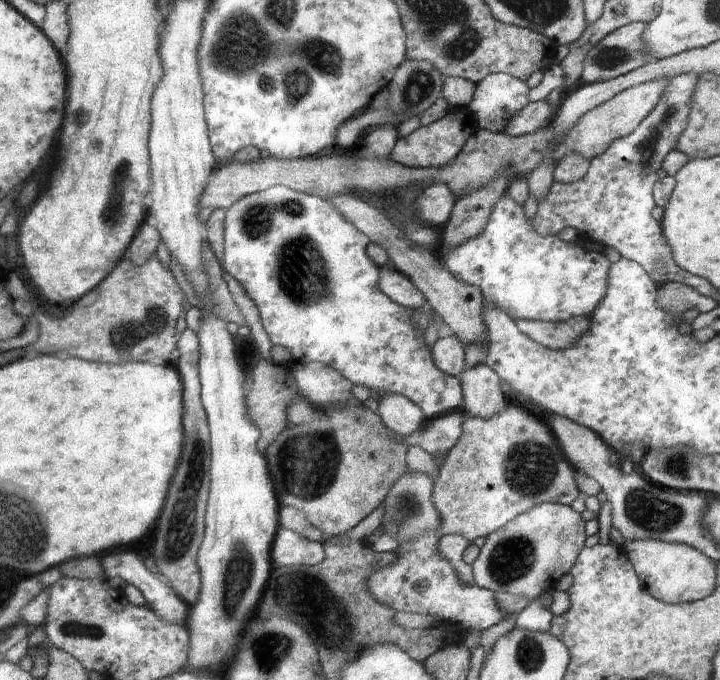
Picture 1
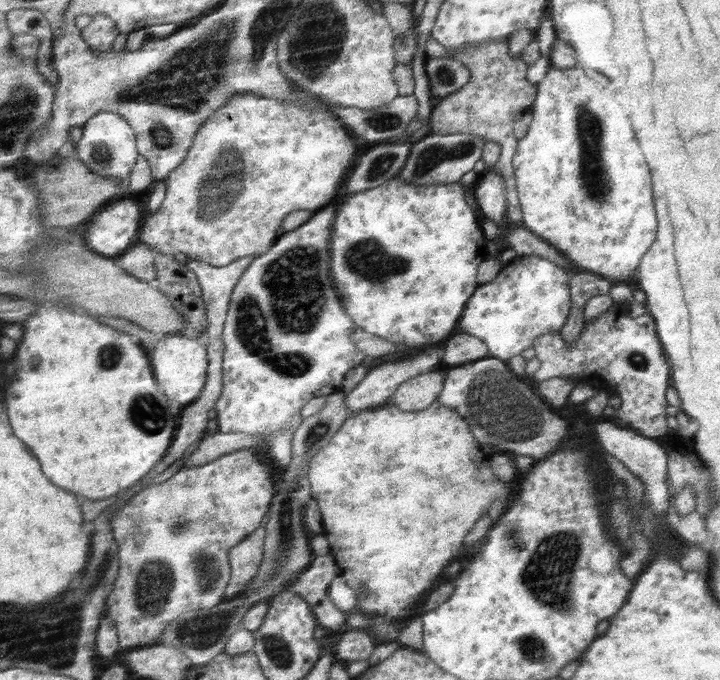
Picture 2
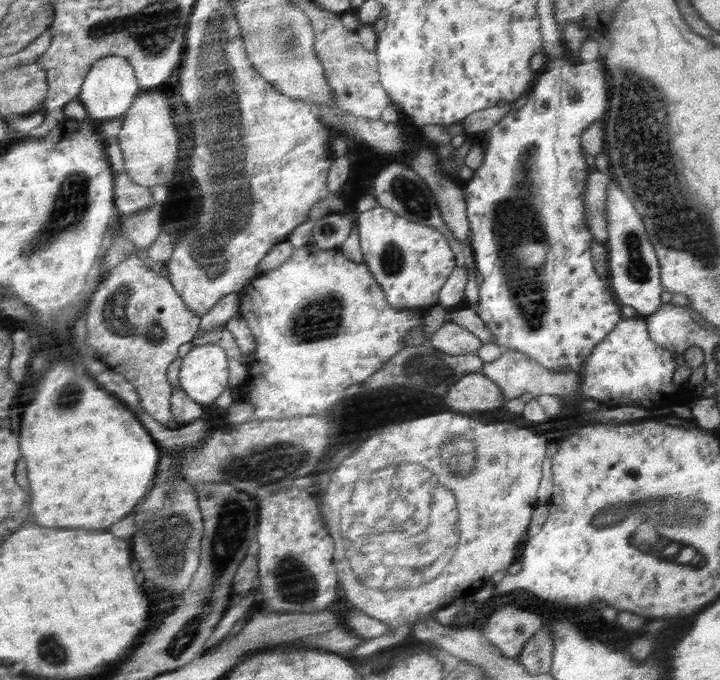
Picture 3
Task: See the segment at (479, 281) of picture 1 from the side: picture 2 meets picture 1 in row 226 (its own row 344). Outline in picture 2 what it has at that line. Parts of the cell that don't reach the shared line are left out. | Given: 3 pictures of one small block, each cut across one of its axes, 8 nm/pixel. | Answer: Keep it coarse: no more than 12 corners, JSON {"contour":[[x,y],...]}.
{"contour":[[518,255],[465,306],[456,334],[504,361],[558,333],[569,278]]}

